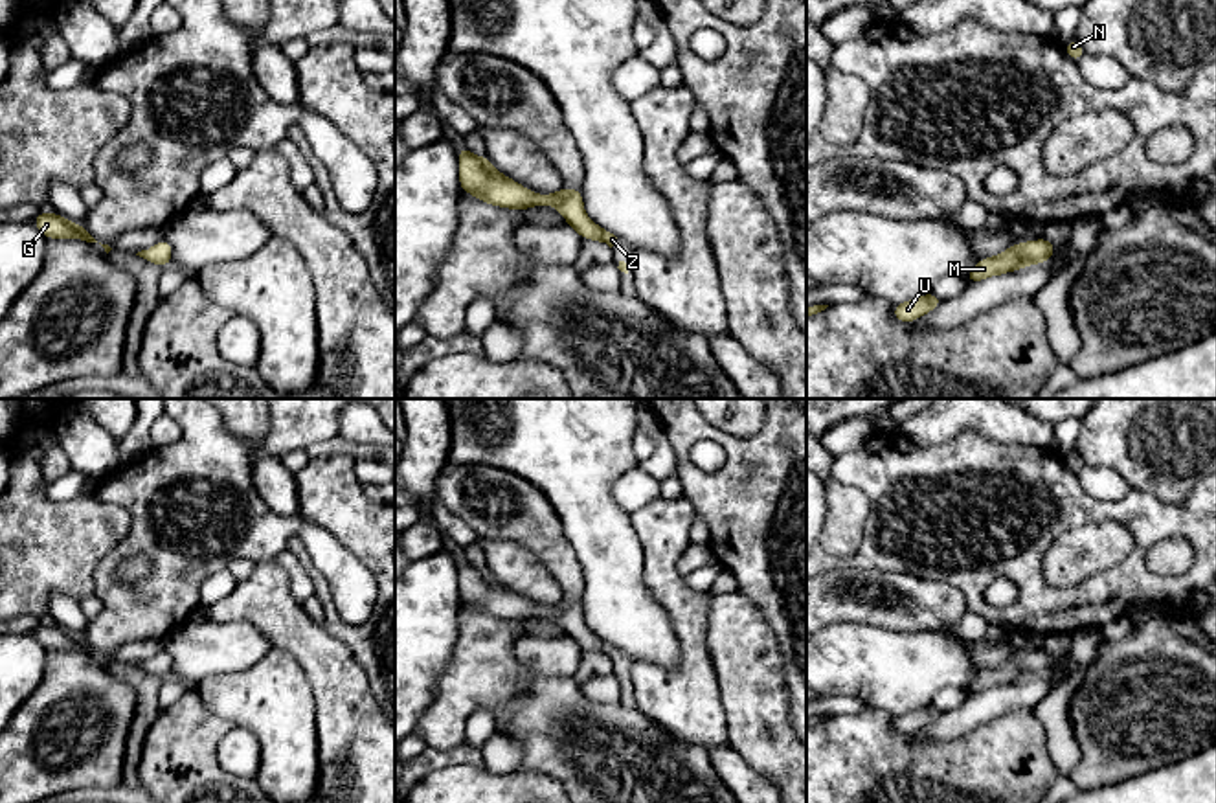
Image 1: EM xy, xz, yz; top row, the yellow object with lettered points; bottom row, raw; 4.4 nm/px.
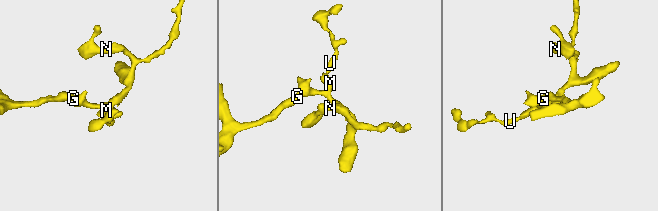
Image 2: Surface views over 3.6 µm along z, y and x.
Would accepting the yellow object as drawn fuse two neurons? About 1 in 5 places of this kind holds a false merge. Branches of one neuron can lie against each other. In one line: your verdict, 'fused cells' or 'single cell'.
single cell

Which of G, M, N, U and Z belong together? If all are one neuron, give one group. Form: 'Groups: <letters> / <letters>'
Groups: G M N U Z

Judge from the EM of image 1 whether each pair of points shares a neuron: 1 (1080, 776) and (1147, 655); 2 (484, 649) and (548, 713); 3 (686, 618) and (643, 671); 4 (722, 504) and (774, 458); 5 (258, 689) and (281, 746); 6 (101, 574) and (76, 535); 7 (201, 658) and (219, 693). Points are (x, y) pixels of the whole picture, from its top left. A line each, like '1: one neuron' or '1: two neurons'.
1: one neuron
2: one neuron
3: one neuron
4: one neuron
5: one neuron
6: two neurons
7: two neurons

